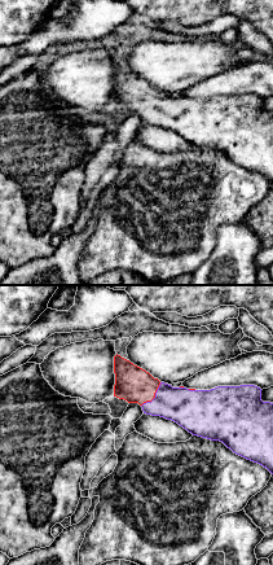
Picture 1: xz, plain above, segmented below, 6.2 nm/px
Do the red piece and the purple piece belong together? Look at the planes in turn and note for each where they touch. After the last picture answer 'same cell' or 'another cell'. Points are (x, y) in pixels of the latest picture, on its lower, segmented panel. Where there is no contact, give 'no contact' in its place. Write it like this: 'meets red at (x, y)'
meets red at (154, 397)

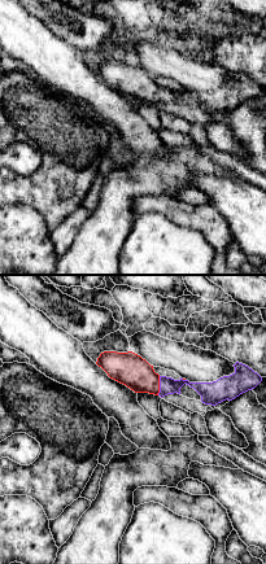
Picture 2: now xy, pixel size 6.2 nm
meets red at (158, 385)

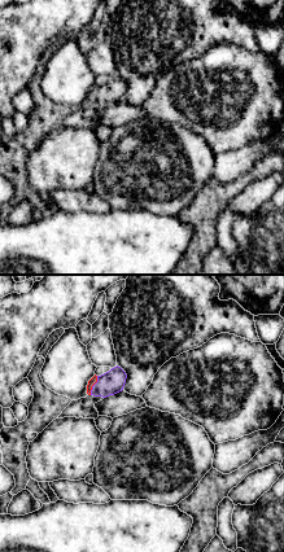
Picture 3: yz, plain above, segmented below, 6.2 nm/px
meets red at (94, 384)

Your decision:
same cell

